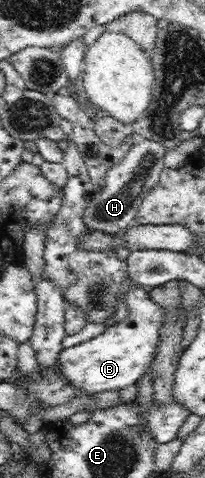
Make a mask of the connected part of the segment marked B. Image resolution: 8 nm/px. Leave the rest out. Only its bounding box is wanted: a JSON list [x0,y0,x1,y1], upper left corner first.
[57,283,162,395]

